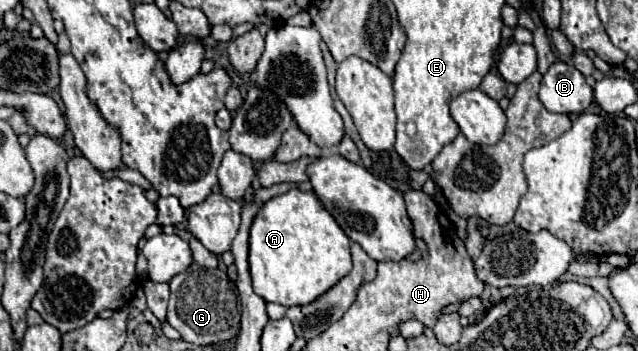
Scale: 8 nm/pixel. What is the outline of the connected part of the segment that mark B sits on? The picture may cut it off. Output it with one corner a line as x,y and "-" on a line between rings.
559,60
543,76
539,100
549,112
579,114
593,102
593,88
575,66

